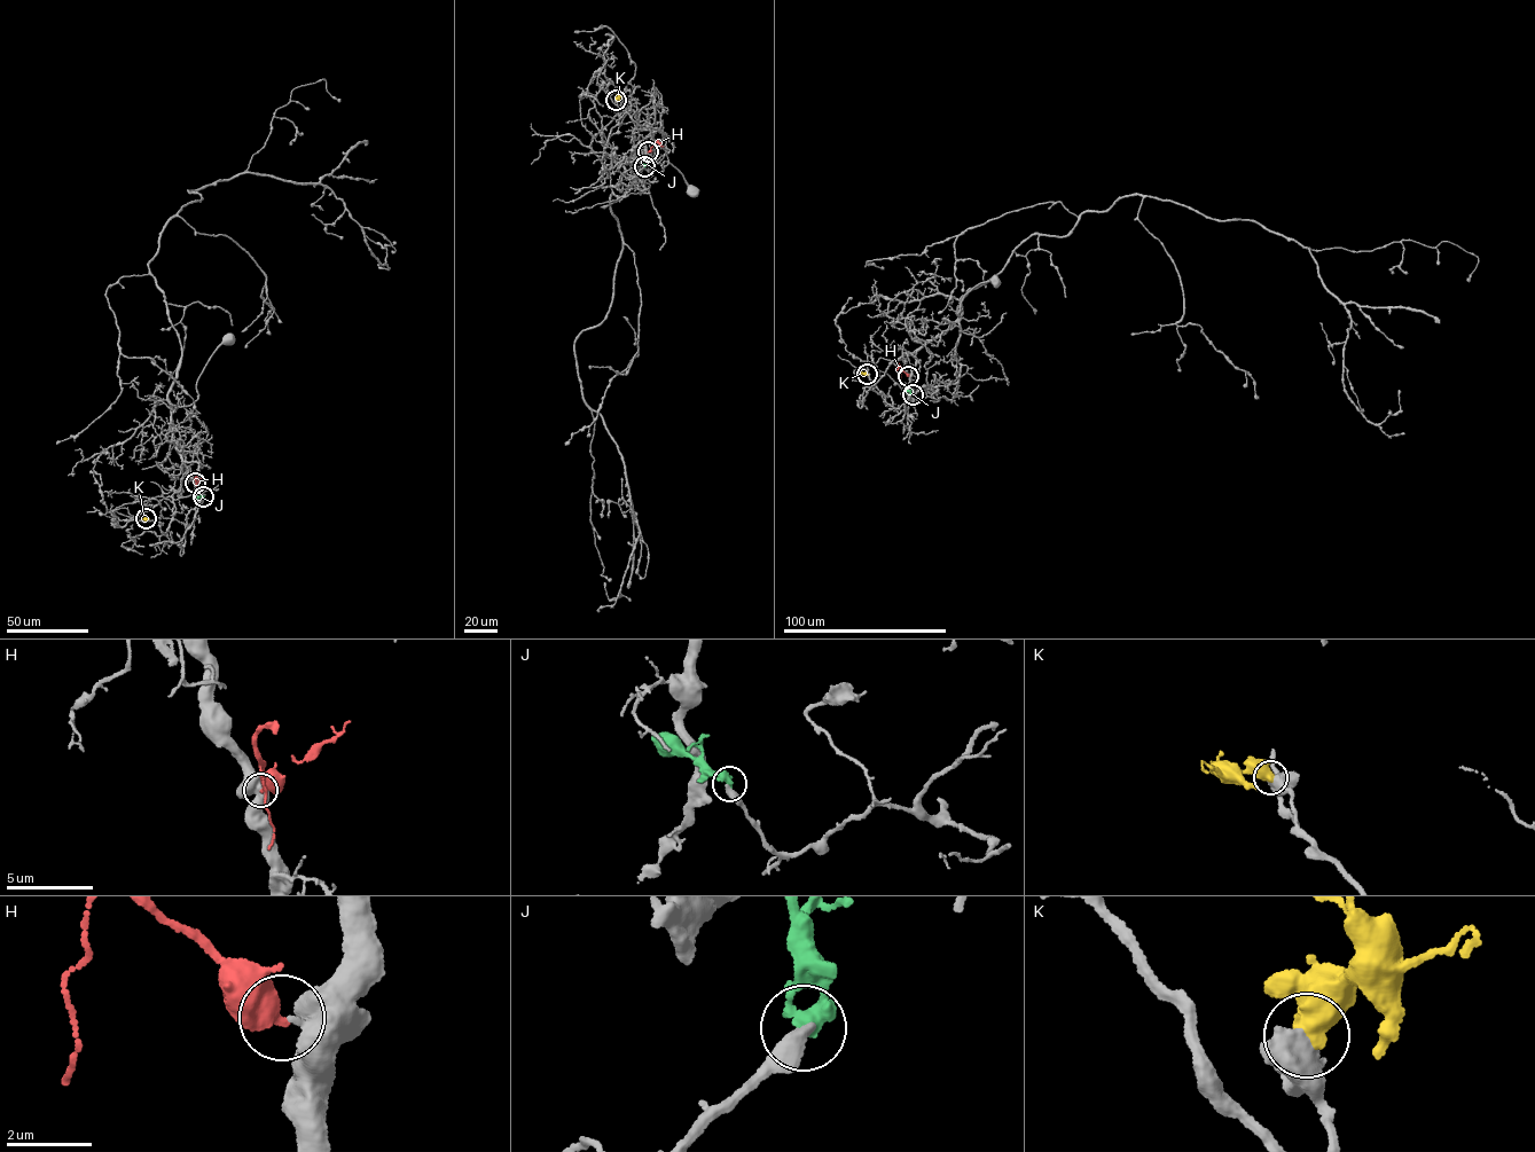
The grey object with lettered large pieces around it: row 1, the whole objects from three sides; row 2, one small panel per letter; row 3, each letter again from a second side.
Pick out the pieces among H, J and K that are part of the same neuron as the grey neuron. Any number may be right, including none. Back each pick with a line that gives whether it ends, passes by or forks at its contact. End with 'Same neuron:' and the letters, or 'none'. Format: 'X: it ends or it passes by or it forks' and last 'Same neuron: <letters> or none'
Same neuron: none

